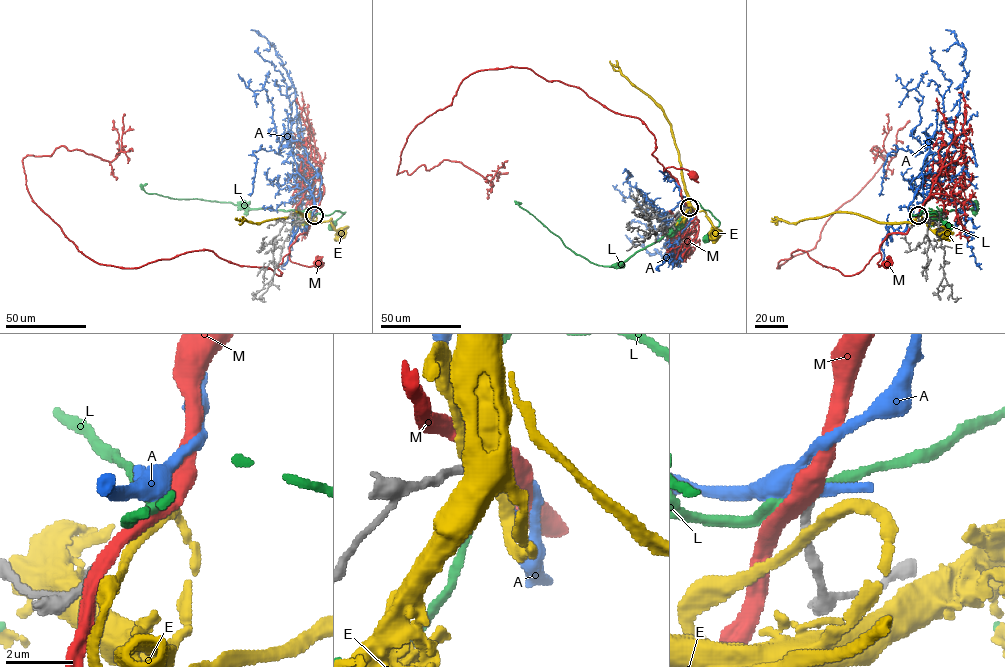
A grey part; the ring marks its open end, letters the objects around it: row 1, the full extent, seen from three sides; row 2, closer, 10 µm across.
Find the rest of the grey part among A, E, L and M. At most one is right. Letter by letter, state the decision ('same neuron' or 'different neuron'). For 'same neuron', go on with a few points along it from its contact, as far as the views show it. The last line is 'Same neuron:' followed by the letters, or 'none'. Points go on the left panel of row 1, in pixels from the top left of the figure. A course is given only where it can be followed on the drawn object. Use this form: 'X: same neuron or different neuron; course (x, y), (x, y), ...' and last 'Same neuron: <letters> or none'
A: same neuron; course (314, 215), (321, 194), (321, 176), (307, 159), (297, 131), (294, 85), (273, 46), (265, 37), (251, 30)
E: different neuron
L: different neuron
M: different neuron
Same neuron: A

